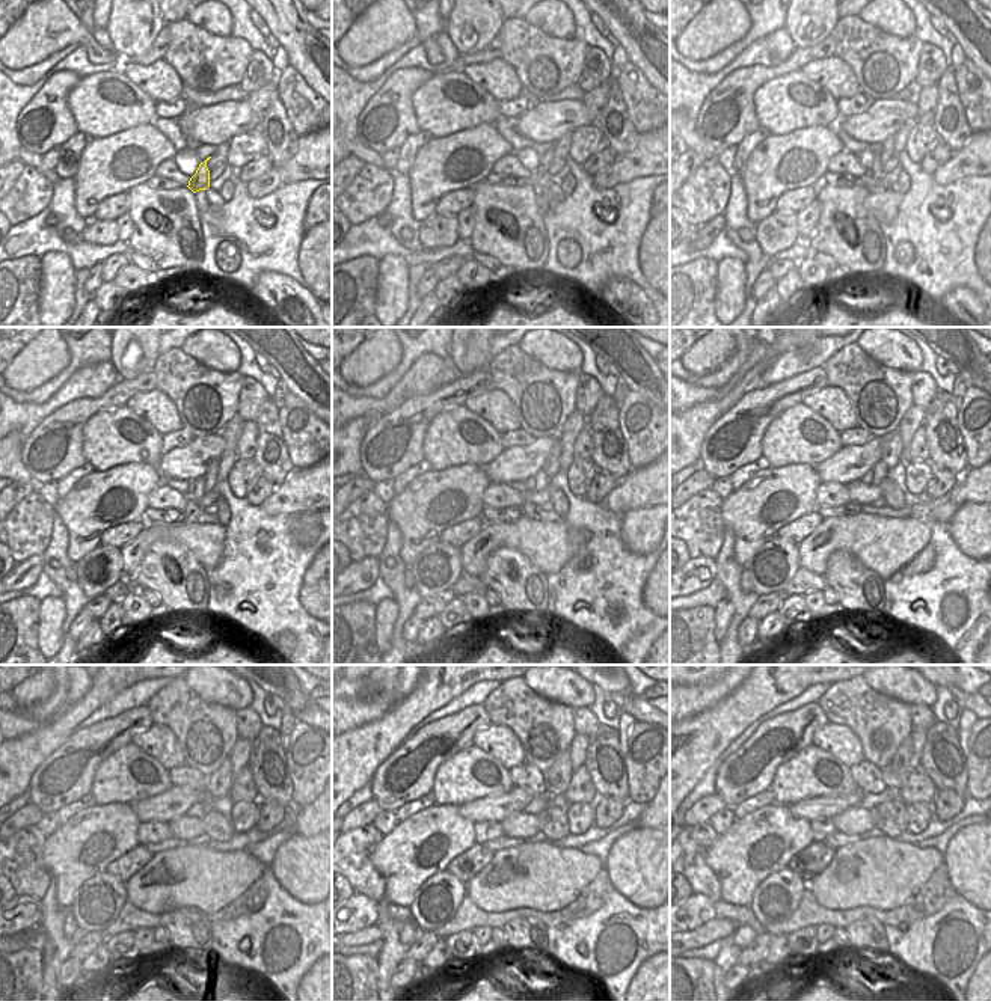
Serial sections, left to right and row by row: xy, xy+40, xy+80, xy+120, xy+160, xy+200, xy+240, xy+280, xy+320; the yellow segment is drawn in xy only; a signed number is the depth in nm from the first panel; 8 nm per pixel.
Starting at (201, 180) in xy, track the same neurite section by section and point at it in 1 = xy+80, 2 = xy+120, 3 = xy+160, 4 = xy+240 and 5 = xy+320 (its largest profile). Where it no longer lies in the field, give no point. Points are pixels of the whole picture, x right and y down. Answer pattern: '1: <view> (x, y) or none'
1: xy+80 (887, 145)
2: xy+120 (210, 477)
3: xy+160 (551, 466)
4: xy+240 (219, 783)
5: xy+320 (901, 763)

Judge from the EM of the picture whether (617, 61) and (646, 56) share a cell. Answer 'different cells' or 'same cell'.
different cells

